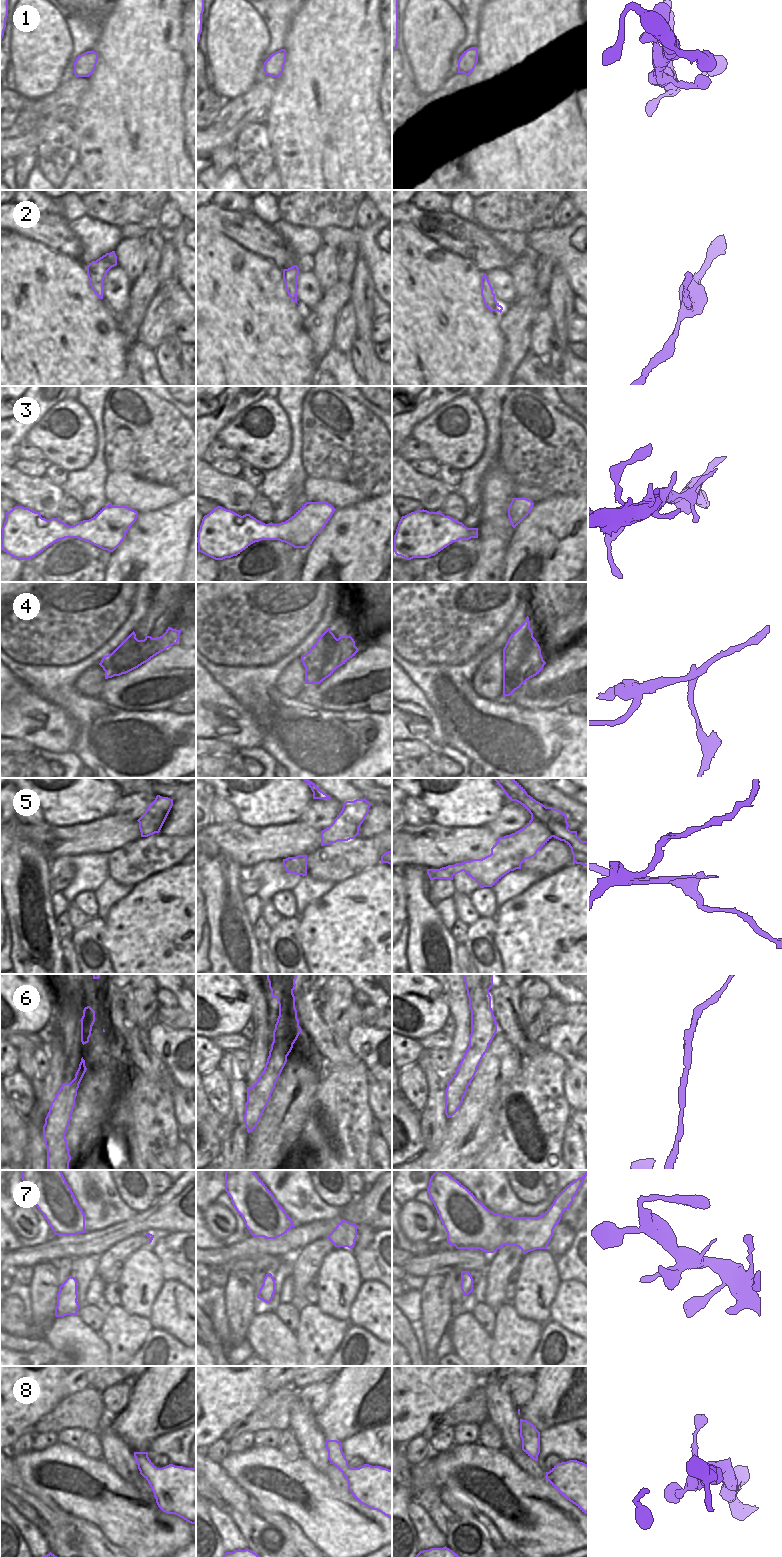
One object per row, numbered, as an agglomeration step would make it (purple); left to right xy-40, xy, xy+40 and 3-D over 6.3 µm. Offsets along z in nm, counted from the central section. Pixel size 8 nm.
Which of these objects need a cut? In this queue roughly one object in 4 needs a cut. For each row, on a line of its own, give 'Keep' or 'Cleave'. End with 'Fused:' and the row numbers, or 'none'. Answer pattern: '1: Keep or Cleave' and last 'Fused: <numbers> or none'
1: Keep
2: Keep
3: Keep
4: Cleave
5: Cleave
6: Keep
7: Keep
8: Keep
Fused: 4, 5.

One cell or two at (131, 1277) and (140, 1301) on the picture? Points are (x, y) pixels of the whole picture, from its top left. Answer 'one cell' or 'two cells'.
one cell

